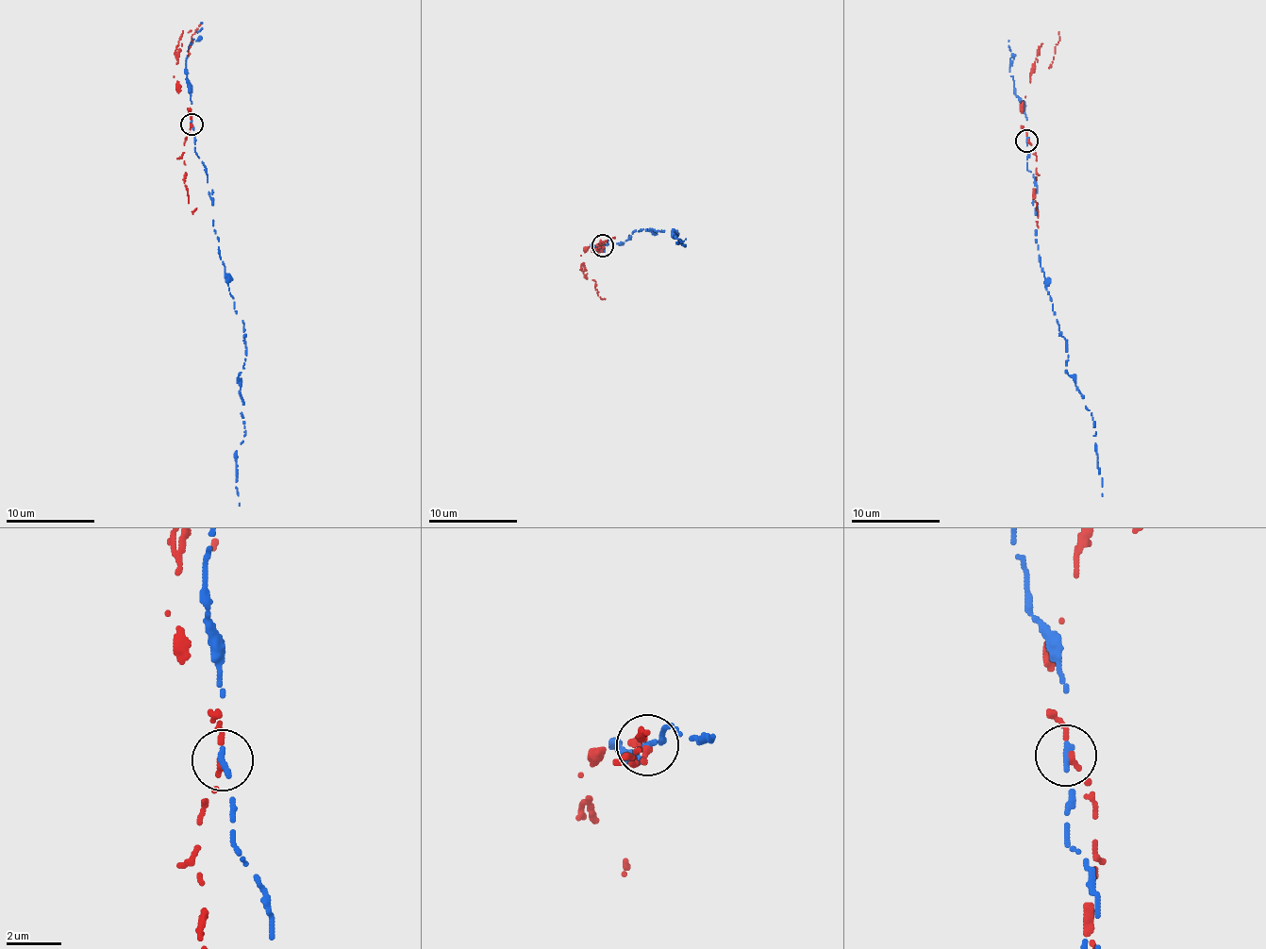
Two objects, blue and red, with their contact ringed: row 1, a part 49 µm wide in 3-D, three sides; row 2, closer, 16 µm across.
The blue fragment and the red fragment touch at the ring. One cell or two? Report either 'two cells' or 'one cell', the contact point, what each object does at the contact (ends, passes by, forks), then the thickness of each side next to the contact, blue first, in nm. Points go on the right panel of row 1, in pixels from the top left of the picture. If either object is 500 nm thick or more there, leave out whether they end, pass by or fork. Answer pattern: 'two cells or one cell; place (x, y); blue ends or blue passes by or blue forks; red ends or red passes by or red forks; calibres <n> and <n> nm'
two cells; place (1026, 141); blue ends; red ends; calibres 240 and 280 nm

